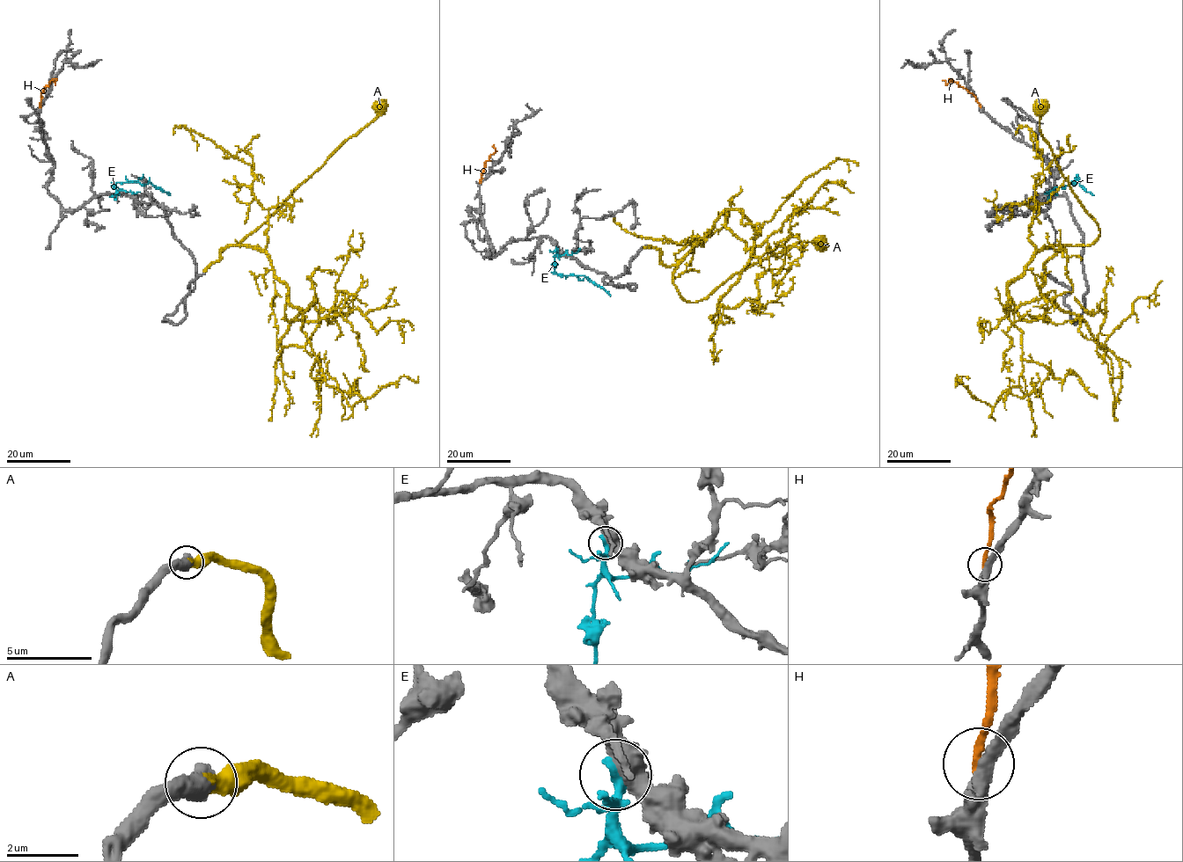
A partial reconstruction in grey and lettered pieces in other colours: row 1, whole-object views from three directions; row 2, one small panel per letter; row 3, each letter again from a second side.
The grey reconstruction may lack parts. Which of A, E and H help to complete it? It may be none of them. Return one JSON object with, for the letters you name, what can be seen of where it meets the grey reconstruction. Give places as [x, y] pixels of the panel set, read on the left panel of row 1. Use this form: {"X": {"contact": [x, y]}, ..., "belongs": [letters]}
{"A": {"contact": [205, 270]}, "belongs": ["A"]}

